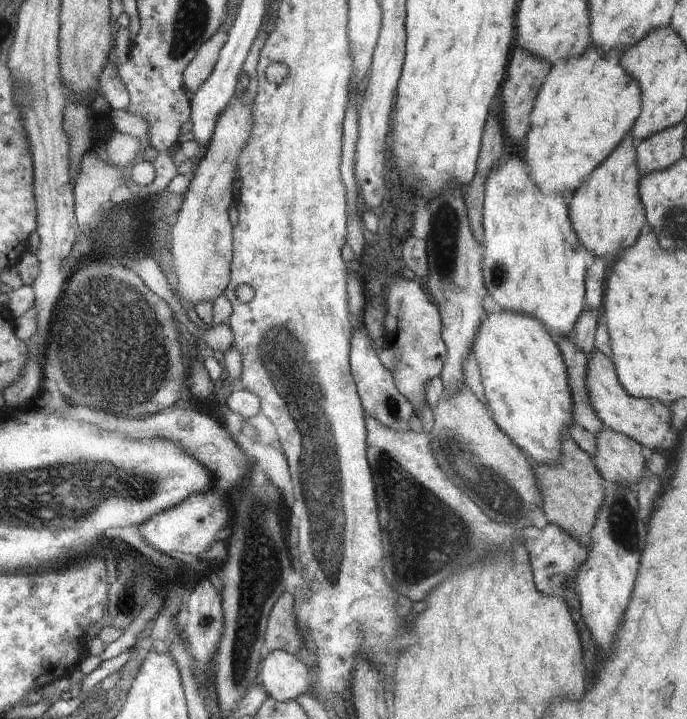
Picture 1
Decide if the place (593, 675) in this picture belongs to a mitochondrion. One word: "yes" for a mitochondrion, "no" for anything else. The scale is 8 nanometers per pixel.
no

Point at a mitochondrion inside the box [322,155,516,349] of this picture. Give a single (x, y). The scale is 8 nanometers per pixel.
(446, 225)

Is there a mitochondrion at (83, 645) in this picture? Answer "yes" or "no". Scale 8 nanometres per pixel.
no

